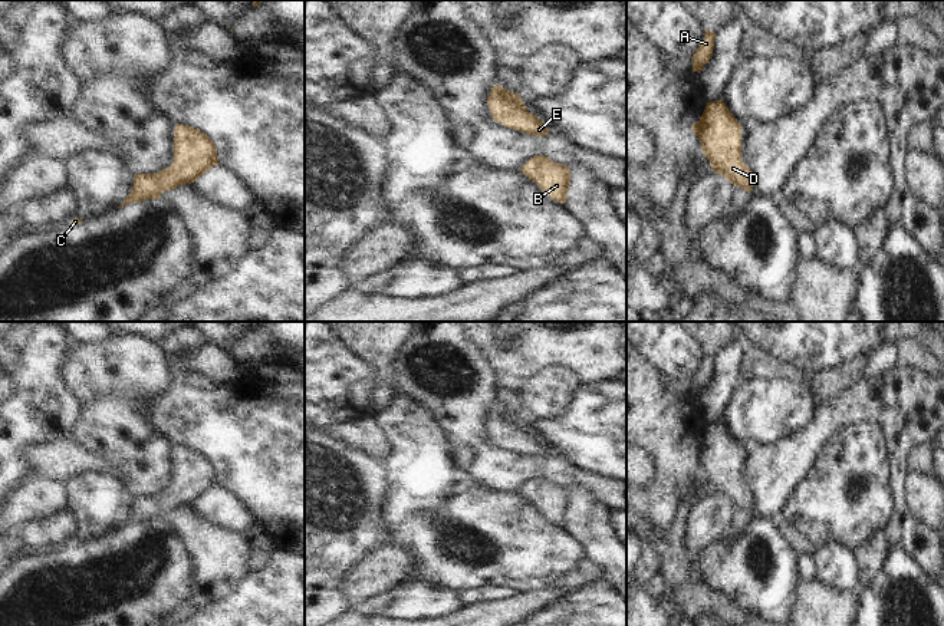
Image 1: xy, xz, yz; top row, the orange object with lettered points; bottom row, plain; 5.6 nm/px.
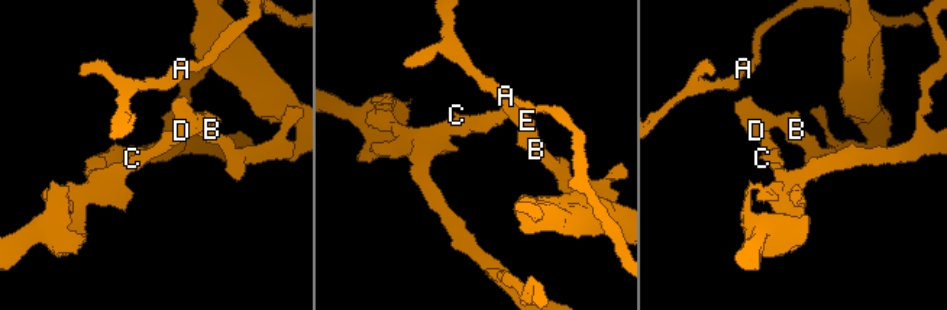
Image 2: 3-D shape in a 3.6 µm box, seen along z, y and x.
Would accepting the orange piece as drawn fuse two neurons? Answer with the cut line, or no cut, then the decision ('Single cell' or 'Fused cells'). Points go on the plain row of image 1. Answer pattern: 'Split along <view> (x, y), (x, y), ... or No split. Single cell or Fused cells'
No split. Single cell.

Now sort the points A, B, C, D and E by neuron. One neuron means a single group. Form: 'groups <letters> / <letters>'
groups A B C D E

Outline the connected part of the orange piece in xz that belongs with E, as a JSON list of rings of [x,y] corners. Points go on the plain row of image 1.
[[[499,405],[490,411],[487,426],[493,441],[510,451],[535,458],[549,455],[547,448],[526,431],[520,416],[501,409]]]

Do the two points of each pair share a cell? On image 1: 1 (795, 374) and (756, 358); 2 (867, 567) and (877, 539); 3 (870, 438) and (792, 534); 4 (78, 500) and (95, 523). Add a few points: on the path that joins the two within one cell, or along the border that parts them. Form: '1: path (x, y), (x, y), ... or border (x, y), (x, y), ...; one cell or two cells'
1: path (785, 369), (766, 366); one cell
2: path (870, 560), (870, 553), (875, 546); one cell
3: border (780, 513), (815, 549); two cells
4: path (84, 506), (95, 517); one cell

